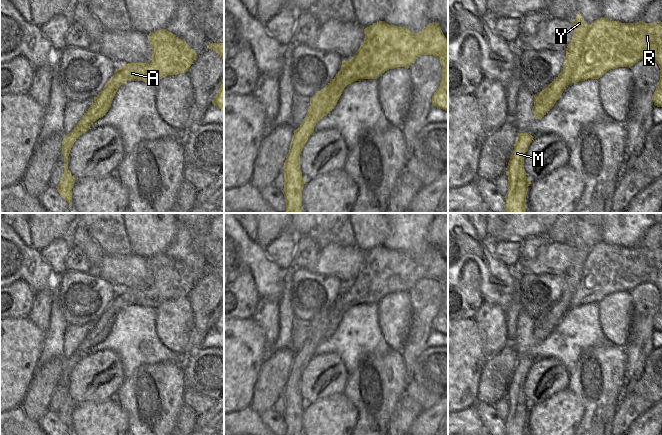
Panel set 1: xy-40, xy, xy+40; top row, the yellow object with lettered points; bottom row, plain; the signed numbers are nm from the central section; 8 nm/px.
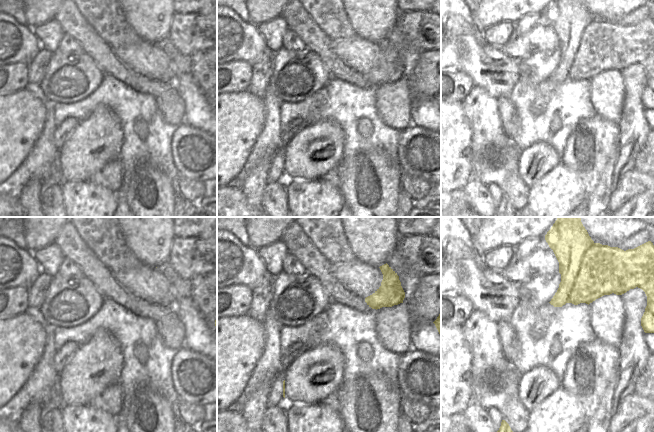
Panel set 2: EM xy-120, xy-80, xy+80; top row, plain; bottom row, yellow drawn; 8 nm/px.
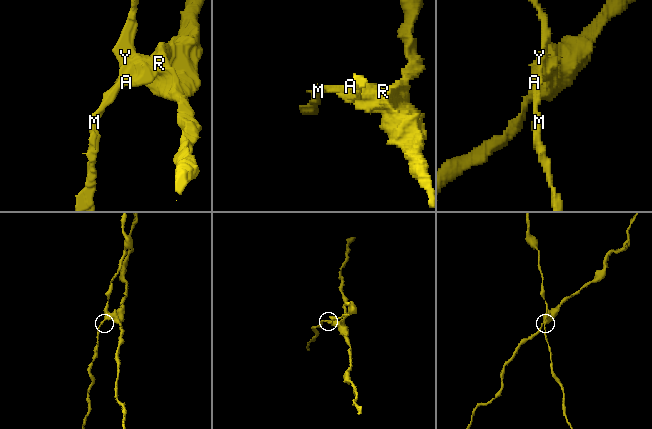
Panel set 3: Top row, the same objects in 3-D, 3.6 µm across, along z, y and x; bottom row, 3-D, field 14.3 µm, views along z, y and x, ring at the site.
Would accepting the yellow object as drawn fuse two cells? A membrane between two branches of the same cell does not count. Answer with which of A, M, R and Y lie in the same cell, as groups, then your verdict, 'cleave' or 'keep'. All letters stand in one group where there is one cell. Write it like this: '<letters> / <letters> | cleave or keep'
A R / M Y | cleave

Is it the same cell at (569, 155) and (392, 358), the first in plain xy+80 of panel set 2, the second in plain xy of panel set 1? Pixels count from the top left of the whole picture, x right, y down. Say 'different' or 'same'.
same

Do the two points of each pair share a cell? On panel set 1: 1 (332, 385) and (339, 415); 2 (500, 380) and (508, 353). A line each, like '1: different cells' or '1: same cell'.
1: different cells
2: same cell

